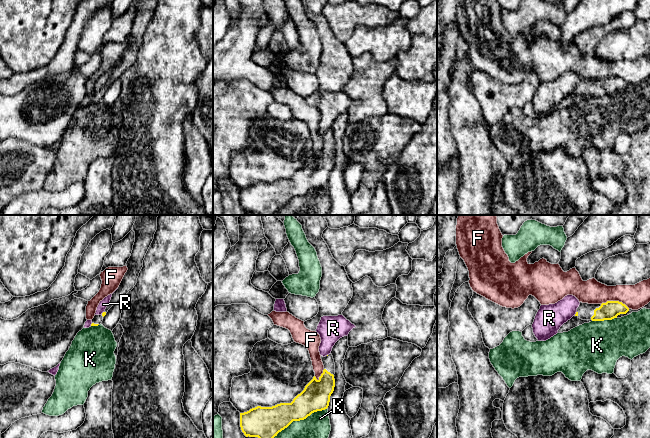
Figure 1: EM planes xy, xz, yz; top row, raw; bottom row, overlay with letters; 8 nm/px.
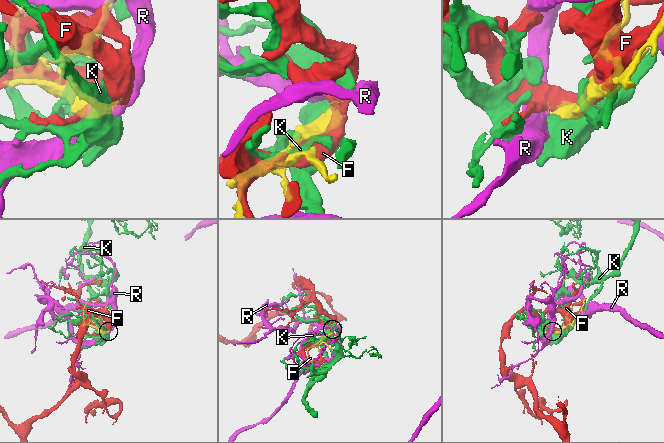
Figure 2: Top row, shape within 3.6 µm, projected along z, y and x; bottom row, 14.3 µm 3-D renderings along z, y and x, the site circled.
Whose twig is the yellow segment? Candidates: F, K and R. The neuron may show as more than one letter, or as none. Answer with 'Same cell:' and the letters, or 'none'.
Same cell: none

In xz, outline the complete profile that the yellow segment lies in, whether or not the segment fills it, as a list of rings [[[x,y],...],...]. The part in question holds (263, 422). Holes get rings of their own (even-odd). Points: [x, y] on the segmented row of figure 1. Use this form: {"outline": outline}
{"outline": [[[332,354],[321,356],[324,370],[319,379],[314,376],[291,403],[280,403],[272,407],[257,406],[247,412],[240,413],[240,427],[246,437],[274,438],[279,432],[287,428],[293,421],[306,419],[312,413],[328,408],[330,396],[335,387],[335,363]]]}

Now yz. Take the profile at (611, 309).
{"outline": [[[607,301],[602,304],[588,304],[580,302],[575,316],[582,320],[604,321],[617,318],[620,314],[626,314],[629,308],[619,301]]]}

